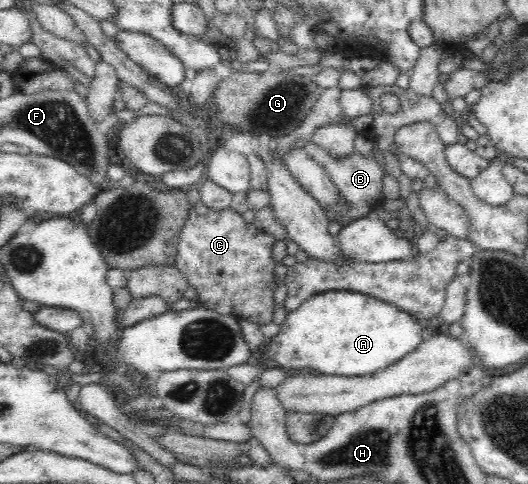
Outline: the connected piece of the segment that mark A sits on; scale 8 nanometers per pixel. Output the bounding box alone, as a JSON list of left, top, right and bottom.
[266,291,429,376]

